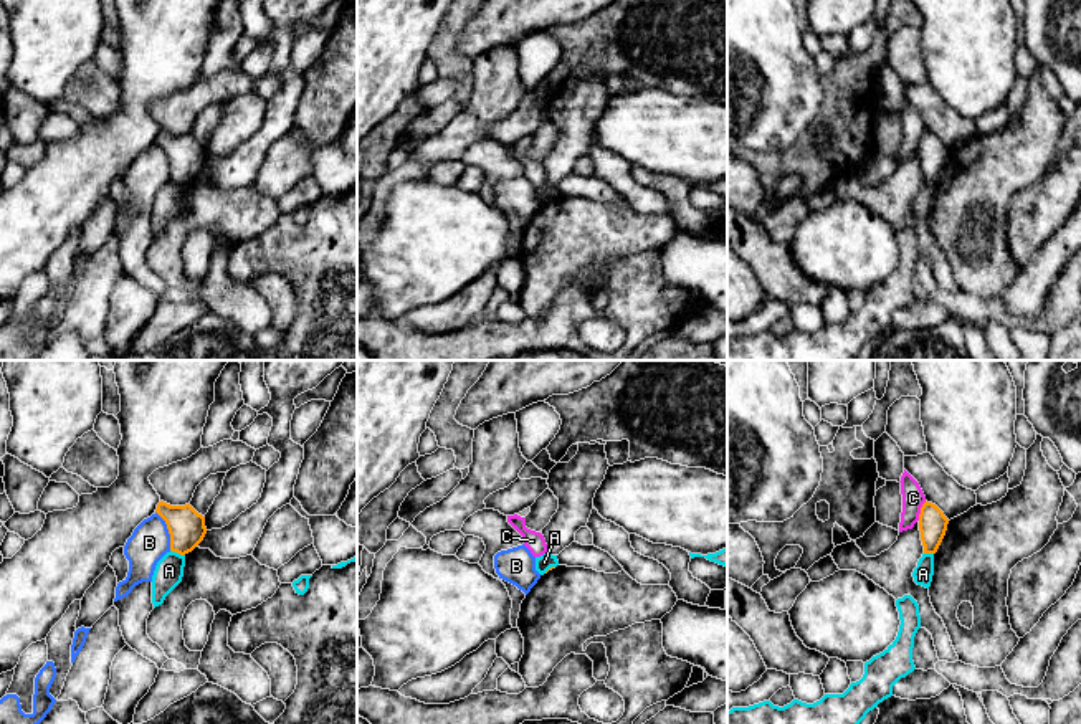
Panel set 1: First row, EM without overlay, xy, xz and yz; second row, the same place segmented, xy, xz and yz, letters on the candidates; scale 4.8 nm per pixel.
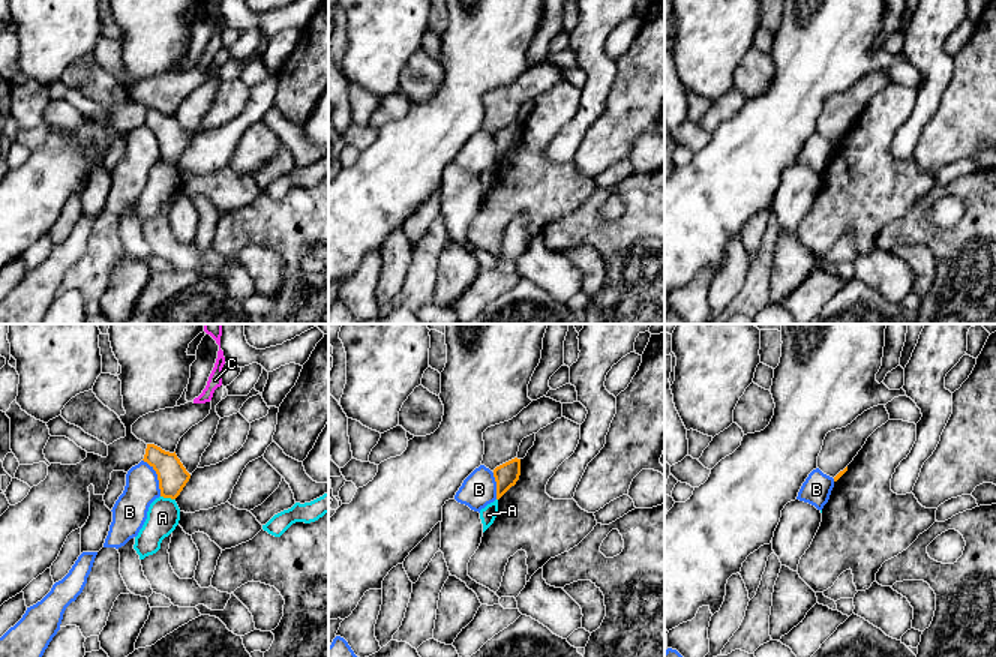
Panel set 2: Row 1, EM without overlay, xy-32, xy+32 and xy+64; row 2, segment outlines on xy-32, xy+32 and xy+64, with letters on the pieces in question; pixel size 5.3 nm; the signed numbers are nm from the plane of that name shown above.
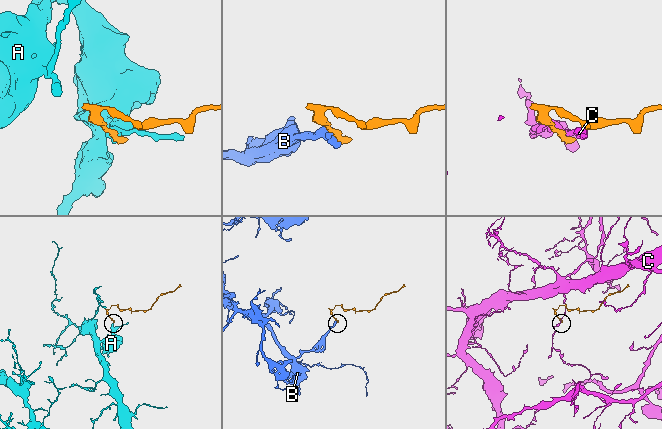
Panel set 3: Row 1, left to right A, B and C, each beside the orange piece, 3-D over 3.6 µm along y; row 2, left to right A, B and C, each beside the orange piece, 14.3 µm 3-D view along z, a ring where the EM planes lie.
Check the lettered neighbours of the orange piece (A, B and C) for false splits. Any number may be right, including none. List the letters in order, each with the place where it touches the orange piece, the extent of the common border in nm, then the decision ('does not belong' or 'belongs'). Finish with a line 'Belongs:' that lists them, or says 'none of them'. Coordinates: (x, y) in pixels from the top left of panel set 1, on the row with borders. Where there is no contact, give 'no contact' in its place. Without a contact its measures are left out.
A: xy (177, 552) | 80 nm | does not belong
B: xy (169, 531) | 200 nm | does not belong
C: yz (921, 511) | 100 nm | does not belong
Belongs: none of them

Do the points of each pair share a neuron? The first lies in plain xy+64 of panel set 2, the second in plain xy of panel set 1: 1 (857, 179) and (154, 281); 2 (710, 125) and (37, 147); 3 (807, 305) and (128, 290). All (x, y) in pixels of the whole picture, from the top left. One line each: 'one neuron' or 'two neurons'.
1: two neurons
2: two neurons
3: two neurons

